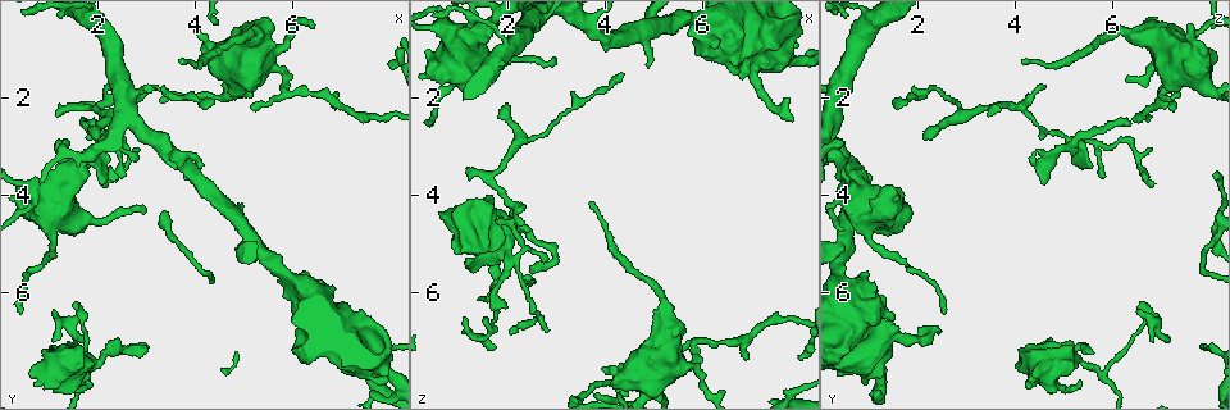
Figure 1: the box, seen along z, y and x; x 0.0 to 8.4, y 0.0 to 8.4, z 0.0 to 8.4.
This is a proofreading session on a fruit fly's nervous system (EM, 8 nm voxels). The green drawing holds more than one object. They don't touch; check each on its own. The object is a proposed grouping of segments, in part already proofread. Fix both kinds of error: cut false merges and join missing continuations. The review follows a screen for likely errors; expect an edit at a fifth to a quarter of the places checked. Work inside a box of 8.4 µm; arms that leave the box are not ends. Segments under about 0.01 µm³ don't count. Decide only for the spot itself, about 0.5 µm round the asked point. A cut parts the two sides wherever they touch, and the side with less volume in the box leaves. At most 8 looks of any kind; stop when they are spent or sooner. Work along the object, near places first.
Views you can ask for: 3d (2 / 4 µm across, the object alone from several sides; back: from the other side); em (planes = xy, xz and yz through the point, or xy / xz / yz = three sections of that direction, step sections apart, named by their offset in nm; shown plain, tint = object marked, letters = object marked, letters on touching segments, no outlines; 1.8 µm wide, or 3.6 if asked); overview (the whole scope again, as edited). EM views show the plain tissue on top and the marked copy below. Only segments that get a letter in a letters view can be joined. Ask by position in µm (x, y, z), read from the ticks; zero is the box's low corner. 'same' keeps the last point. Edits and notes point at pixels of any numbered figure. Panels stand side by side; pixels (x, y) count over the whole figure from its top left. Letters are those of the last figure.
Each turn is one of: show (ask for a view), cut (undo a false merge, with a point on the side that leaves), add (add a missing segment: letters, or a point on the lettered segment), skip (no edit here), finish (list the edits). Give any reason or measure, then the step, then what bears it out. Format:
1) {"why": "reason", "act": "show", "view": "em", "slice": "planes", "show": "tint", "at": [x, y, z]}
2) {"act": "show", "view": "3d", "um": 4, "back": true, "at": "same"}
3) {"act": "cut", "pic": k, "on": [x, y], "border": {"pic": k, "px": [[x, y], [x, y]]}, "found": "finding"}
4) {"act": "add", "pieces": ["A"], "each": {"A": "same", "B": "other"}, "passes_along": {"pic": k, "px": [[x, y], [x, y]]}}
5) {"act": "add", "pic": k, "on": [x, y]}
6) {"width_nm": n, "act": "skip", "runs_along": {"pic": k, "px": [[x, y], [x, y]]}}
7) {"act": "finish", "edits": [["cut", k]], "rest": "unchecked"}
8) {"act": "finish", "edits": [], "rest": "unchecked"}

{"why": "free end", "act": "show", "view": "3d", "um": 2, "at": [2.00, 2.80, 2.10]}

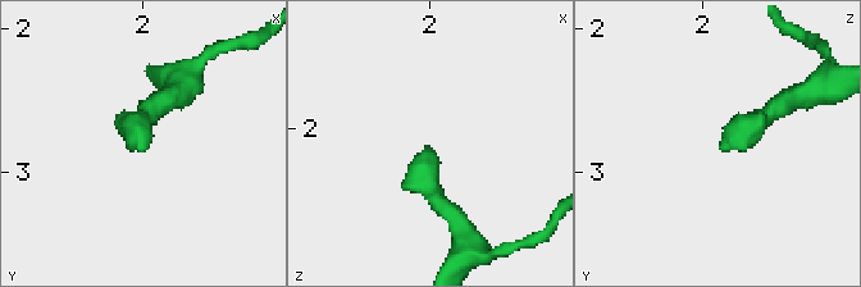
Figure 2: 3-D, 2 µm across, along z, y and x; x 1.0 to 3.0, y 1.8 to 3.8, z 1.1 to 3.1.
{"act": "show", "view": "em", "slice": "planes", "show": "letters", "at": [1.92, 2.80, 2.16]}

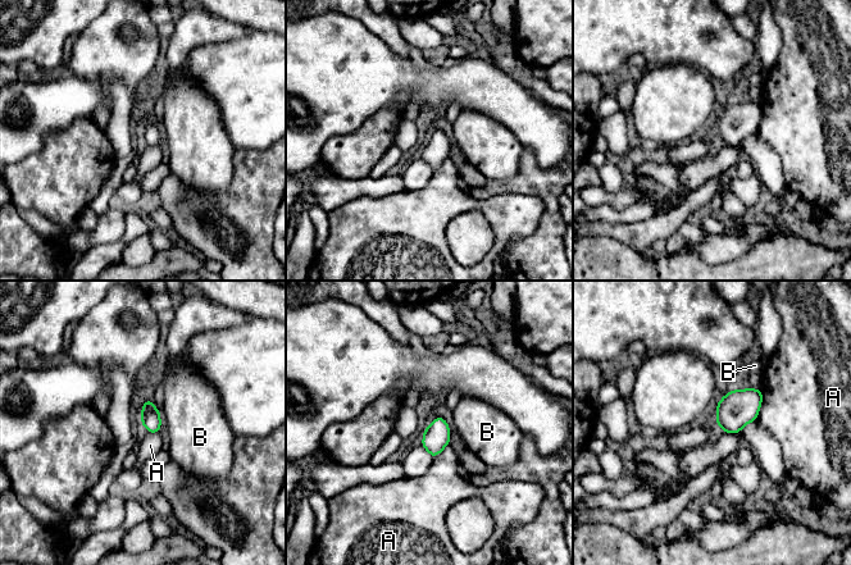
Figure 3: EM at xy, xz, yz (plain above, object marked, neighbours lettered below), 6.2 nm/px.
{"act": "skip", "each": {"A": "other", "B": "other"}, "border": {"pic": 3, "px": [[761, 390], [761, 405], [756, 418]]}, "found": "no lettered segment goes on from it"}

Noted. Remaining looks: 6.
{"why": "free end", "act": "show", "view": "em", "slice": "yz", "step": 8, "show": "tint", "at": [2.30, 1.75, 4.50]}

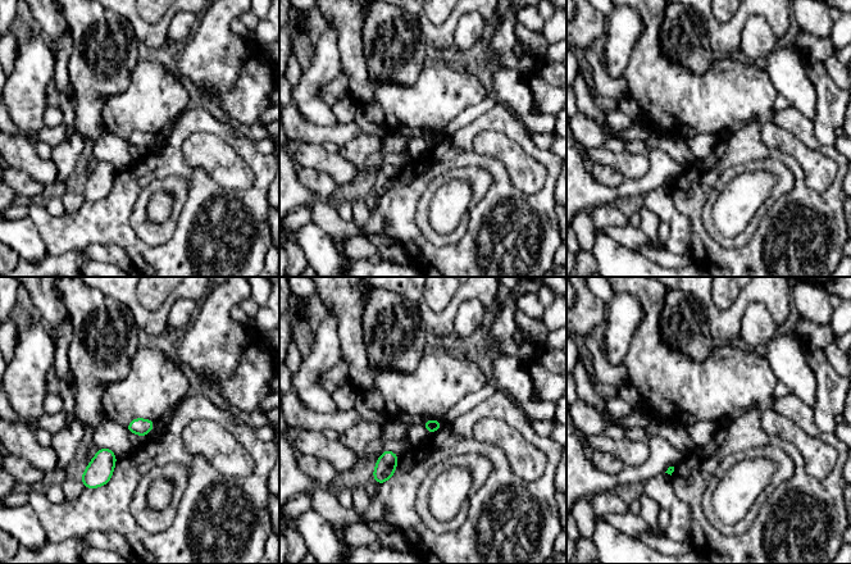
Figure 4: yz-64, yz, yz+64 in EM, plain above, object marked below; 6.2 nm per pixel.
{"act": "show", "view": "em", "slice": "yz", "step": 8, "show": "letters", "at": "same"}

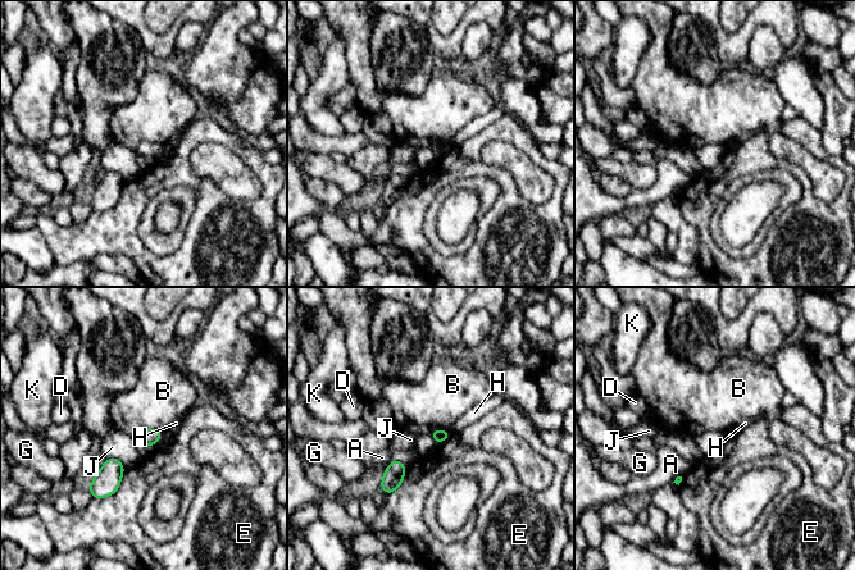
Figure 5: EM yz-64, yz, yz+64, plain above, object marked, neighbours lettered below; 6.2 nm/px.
{"act": "skip", "each": {"A": "other", "B": "other", "D": "other", "E": "other", "G": "other", "H": "other", "J": "other", "K": "other"}, "border": {"pic": 5, "px": [[162, 431], [142, 428], [133, 436]]}, "found": "none of them fits"}

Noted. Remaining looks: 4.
{"why": "branch stops here", "act": "show", "view": "3d", "um": 4, "at": [1.20, 2.85, 5.30]}

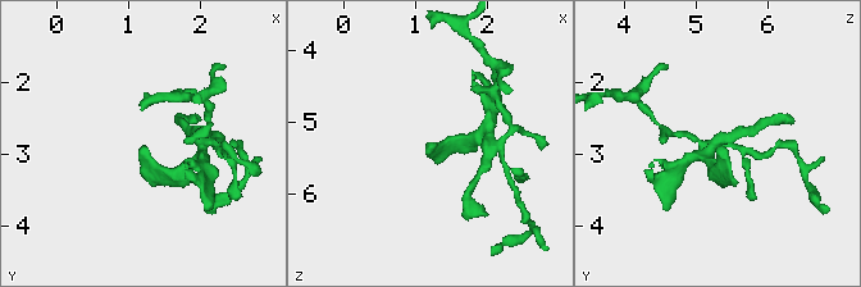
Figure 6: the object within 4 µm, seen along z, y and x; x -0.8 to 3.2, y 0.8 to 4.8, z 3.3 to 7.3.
{"act": "show", "view": "em", "slice": "xz", "step": 4, "show": "tint", "at": [1.20, 2.95, 5.35]}

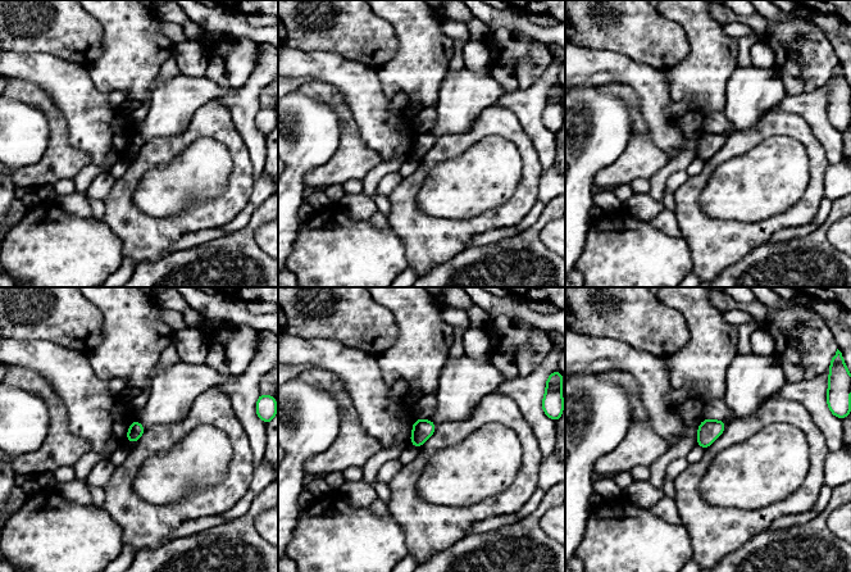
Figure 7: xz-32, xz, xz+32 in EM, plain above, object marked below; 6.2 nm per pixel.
{"why": "another direction", "act": "show", "view": "em", "slice": "planes", "show": "letters", "at": "same"}

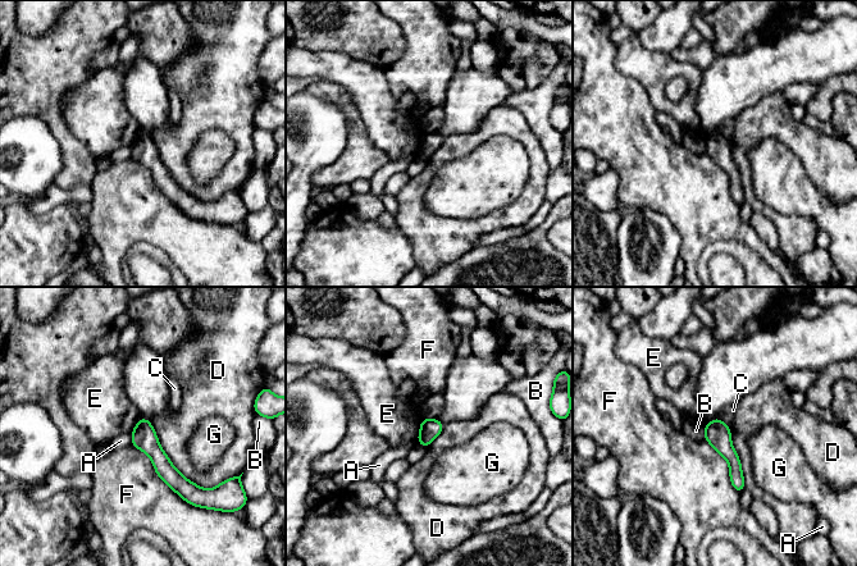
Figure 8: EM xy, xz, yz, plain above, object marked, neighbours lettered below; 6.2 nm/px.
{"width_nm": 130, "act": "skip", "each": {"A": "other", "B": "other", "C": "other", "D": "other", "E": "other", "F": "other", "G": "other"}, "border": {"pic": 8, "px": [[150, 423], [171, 462], [209, 489]]}, "found": "no lettered segment goes on from it"}

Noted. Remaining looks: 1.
{"act": "finish", "edits": [], "rest": "unchecked"}

